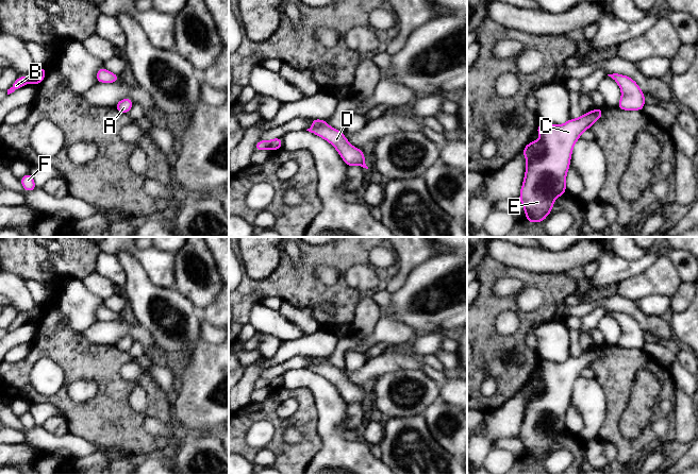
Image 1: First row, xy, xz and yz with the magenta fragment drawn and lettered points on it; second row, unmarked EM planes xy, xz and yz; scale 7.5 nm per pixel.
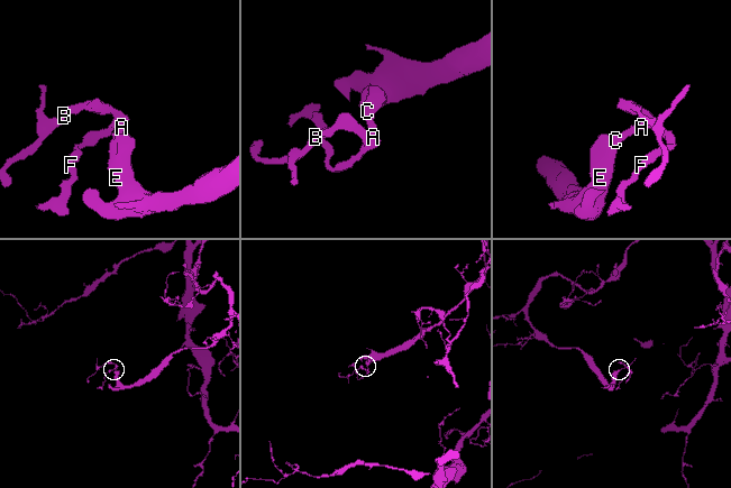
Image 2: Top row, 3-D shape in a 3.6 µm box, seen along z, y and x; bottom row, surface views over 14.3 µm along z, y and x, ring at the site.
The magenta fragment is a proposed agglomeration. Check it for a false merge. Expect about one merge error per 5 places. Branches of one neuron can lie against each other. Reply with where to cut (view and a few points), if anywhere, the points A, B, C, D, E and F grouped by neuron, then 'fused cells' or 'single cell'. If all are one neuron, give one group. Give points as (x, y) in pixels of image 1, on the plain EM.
cut none; groups A B C D E F; single cell

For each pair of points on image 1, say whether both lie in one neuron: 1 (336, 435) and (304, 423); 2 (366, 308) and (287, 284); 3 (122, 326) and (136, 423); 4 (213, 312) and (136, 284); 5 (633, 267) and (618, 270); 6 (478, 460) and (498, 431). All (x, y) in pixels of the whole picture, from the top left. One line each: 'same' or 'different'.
1: different
2: different
3: different
4: different
5: same
6: same

